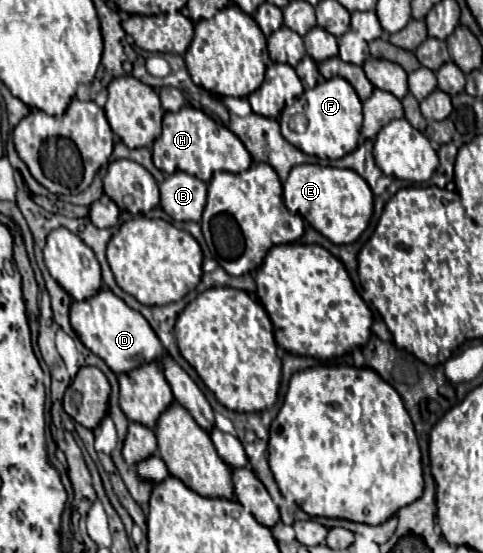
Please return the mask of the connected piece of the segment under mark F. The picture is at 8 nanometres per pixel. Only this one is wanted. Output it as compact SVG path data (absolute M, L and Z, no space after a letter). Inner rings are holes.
M332 77L330 81L322 81L314 89L304 91L300 99L288 105L280 115L280 127L282 127L284 139L296 145L306 155L316 155L320 159L340 159L352 153L358 145L360 127L362 127L362 103L356 91L352 89L352 85L348 85L348 81L344 81L342 77ZM296 113L306 115L308 119L304 133L296 133L288 127L290 117Z

